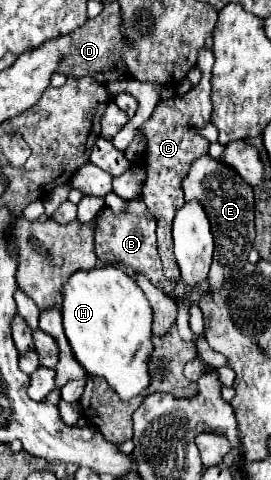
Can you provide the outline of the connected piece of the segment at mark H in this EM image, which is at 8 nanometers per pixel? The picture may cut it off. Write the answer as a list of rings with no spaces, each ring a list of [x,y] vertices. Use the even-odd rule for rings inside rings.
[[[109,264],[75,272],[63,286],[61,294],[65,336],[73,348],[75,360],[85,372],[105,378],[121,400],[131,400],[147,388],[151,382],[147,362],[153,352],[151,306],[135,280]]]

